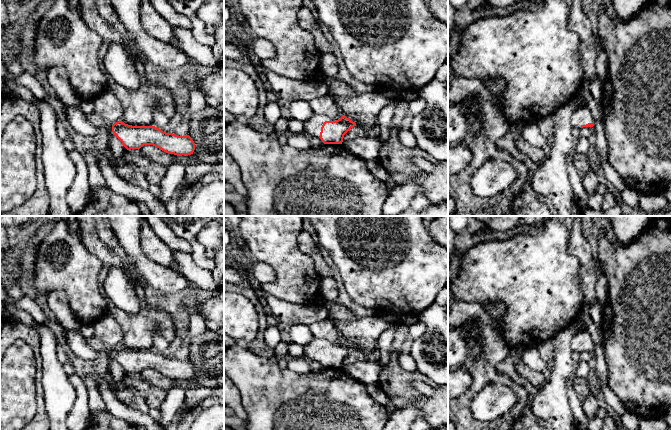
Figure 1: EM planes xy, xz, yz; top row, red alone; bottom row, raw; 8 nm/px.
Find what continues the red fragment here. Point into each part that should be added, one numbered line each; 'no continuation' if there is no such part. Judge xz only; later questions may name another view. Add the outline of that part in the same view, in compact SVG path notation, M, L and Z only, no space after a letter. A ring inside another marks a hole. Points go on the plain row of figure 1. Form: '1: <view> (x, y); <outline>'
1: xz (313, 350); M314 340L310 344L305 345L305 353L304 358L309 361L320 361L321 351L325 345L336 345L338 343L334 343L327 340Z

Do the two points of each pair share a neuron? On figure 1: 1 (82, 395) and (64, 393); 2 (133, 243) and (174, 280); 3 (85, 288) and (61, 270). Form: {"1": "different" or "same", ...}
{"1": "different", "2": "same", "3": "same"}

